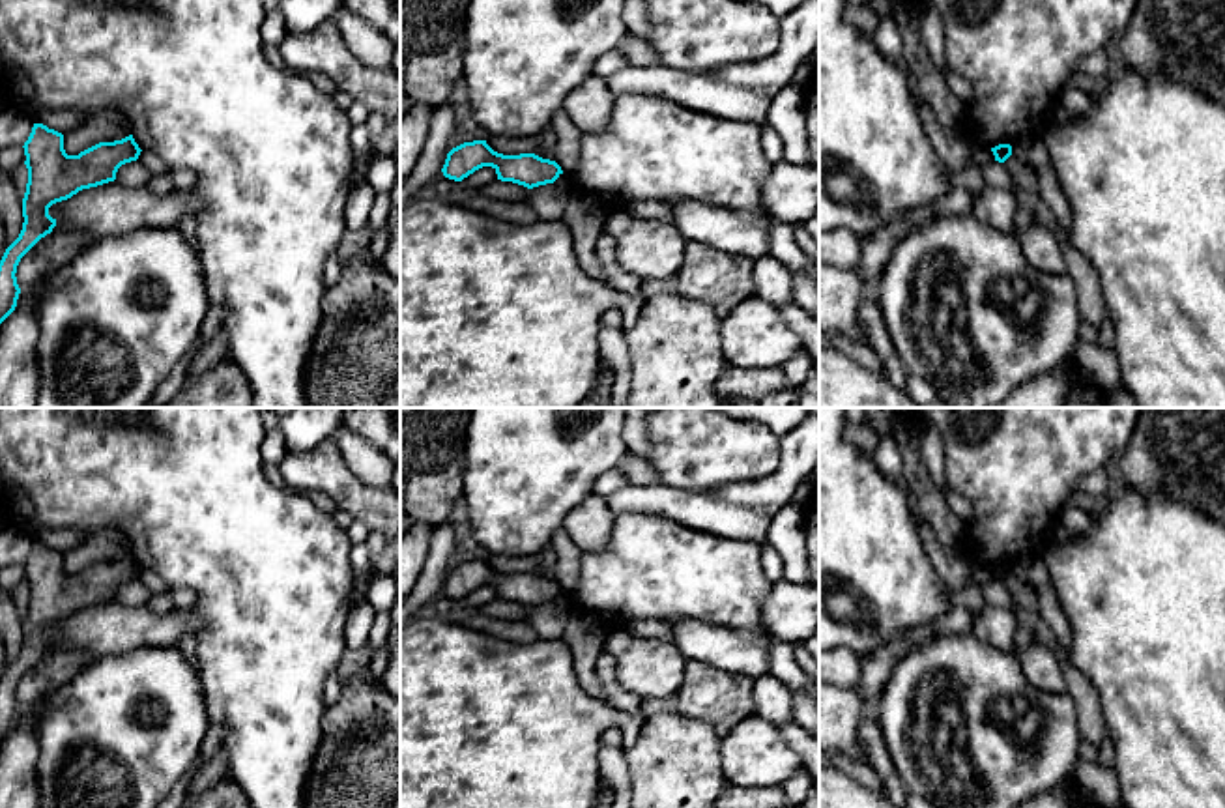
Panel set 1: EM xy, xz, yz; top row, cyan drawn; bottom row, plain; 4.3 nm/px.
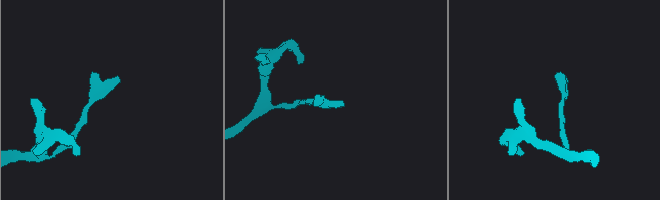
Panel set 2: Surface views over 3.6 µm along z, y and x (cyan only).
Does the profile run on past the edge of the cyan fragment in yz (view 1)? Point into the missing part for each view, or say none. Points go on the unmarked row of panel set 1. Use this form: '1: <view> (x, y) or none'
1: none

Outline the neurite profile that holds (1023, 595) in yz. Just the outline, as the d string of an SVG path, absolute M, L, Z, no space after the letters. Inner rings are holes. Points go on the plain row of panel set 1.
M1010 574L1004 580L1004 585L1012 597L1014 606L1027 610L1027 612L1038 610L1038 593L1032 585L1029 585L1027 582L1019 580L1014 574Z

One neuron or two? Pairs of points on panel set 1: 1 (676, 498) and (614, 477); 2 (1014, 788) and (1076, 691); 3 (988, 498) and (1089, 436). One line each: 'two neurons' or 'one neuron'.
1: two neurons
2: two neurons
3: one neuron

